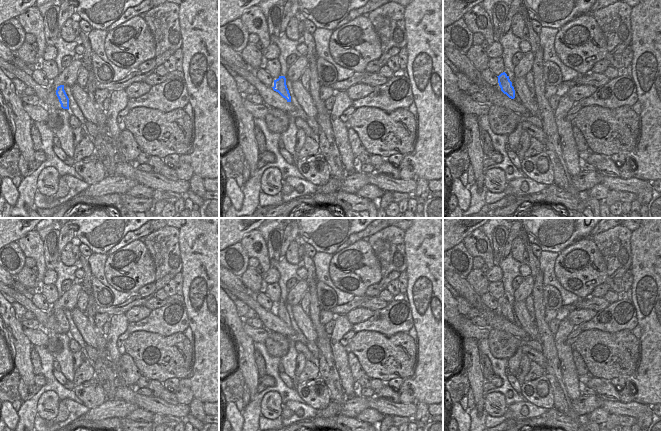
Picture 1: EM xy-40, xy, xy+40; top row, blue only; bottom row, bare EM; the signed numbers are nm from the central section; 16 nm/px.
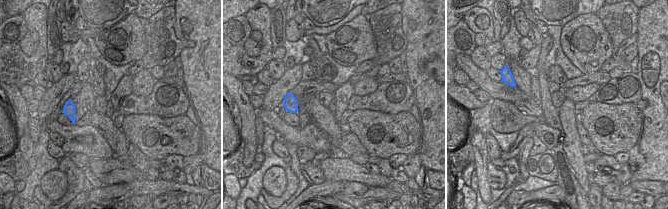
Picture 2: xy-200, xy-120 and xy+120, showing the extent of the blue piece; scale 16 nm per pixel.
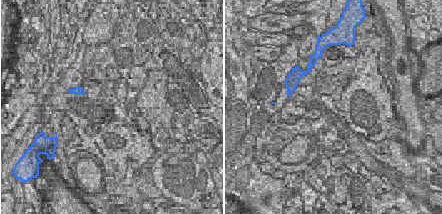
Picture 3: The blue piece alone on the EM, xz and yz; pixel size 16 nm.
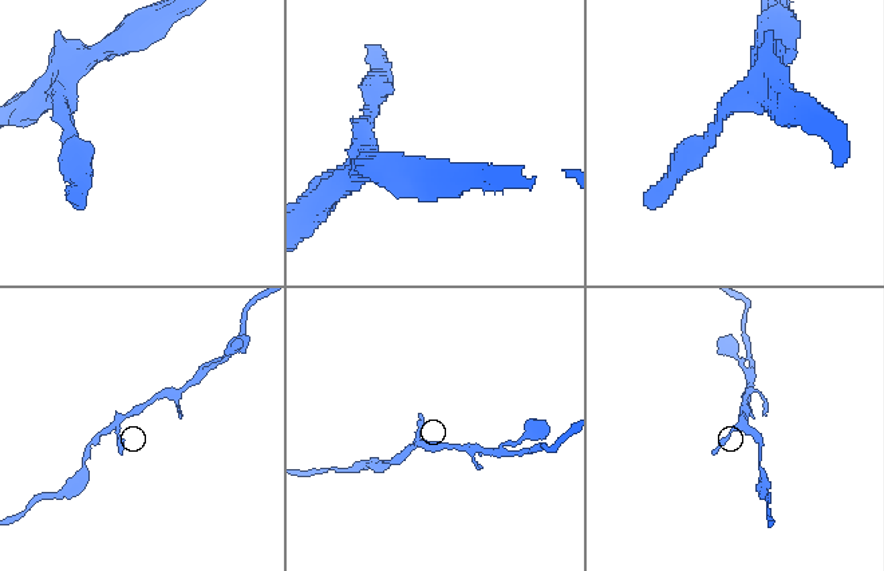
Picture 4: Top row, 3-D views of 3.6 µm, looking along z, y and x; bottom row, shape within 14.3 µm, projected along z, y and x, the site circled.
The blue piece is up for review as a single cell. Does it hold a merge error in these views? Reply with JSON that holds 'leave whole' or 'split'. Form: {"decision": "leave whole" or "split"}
{"decision": "leave whole"}

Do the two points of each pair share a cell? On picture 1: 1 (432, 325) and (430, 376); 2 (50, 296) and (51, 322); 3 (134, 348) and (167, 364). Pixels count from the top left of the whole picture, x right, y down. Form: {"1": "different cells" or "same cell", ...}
{"1": "same cell", "2": "different cells", "3": "same cell"}

